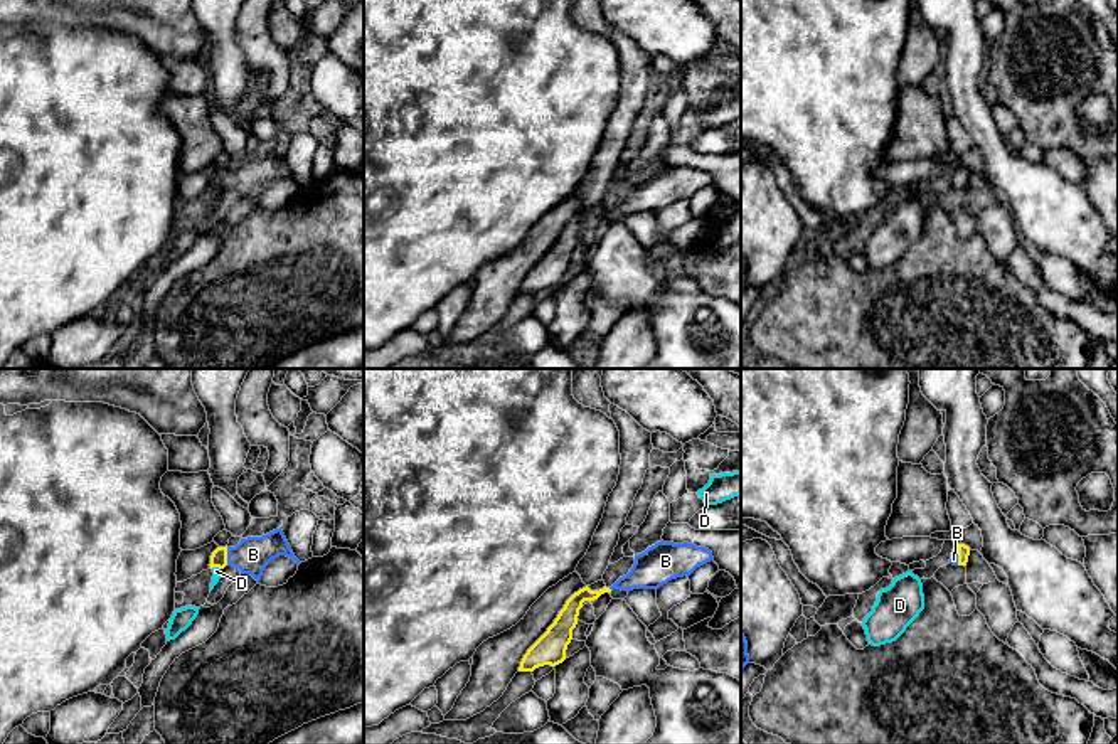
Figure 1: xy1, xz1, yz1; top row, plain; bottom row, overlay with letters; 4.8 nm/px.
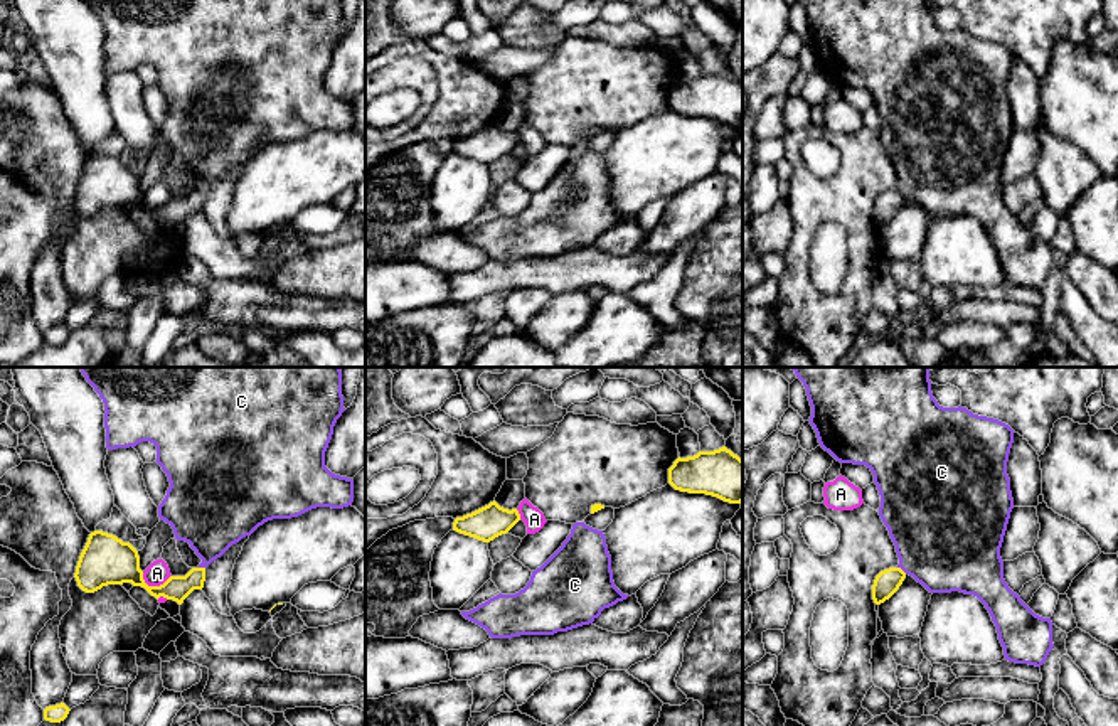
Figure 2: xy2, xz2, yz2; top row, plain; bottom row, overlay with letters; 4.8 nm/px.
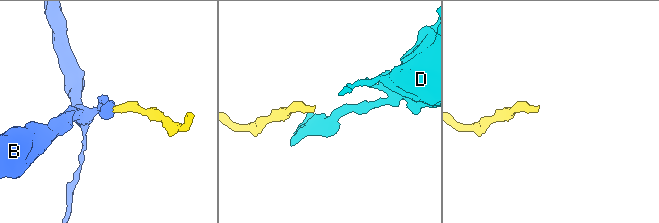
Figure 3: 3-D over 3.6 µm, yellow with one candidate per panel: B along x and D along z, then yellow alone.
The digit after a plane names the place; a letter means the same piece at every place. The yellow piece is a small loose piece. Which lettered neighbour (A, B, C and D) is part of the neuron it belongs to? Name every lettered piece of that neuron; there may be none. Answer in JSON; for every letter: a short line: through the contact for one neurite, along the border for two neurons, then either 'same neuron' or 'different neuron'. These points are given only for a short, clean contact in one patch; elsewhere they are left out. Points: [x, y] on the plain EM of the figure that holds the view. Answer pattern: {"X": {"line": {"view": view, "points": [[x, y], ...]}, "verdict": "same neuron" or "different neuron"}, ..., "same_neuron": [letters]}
{"A": {"line": {"view": "xy2", "points": [[170, 197], [159, 208], [149, 208], [142, 201]]}, "verdict": "different neuron"}, "B": {"line": {"view": "xy1", "points": [[219, 179], [226, 179], [253, 177]]}, "verdict": "same neuron"}, "C": {"line": {"view": "yz2", "points": [[898, 189], [906, 196]]}, "verdict": "different neuron"}, "D": {"line": {"view": "xy1", "points": [[211, 191], [219, 192]]}, "verdict": "different neuron"}, "same_neuron": ["B"]}

